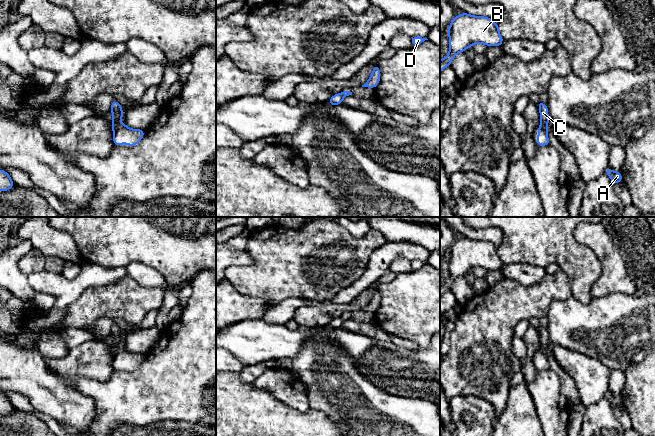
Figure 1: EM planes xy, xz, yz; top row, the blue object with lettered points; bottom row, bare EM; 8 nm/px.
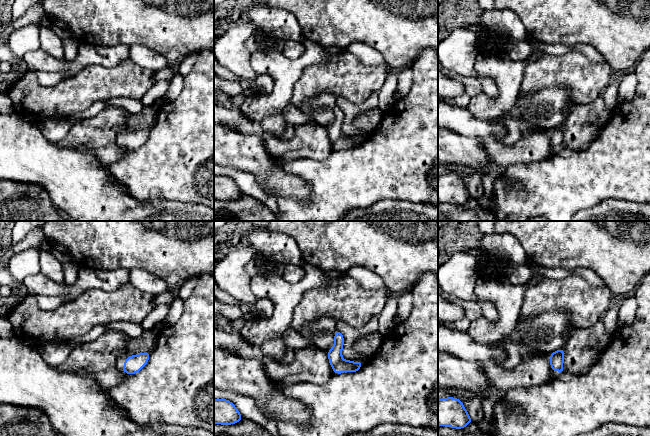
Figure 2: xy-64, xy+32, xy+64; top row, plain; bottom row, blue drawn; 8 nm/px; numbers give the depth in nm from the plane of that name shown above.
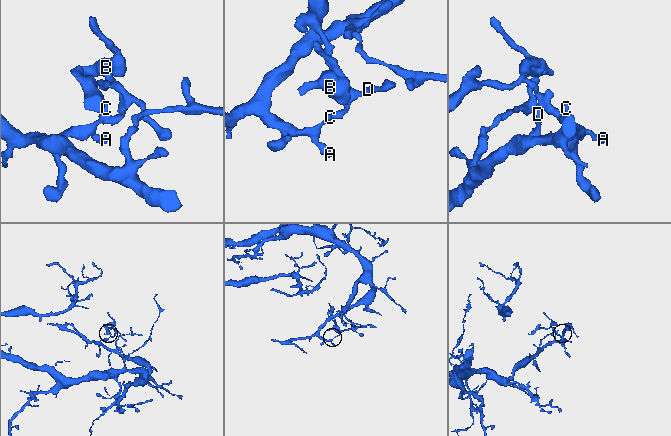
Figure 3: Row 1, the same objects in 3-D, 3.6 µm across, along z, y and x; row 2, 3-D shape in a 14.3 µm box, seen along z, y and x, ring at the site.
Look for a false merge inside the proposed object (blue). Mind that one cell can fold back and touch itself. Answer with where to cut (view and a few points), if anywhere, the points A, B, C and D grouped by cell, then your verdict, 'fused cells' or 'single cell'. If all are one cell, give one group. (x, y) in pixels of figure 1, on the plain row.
xy (120, 347), (114, 357) | A C / B D | fused cells

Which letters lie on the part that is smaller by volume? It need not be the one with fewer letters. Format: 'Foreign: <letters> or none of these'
Foreign: B, D

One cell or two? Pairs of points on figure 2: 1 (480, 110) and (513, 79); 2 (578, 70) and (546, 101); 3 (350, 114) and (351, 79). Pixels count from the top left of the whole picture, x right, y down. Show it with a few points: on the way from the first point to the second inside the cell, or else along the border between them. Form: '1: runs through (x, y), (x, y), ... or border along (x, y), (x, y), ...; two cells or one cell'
1: runs through (490, 107), (508, 89); one cell
2: border along (538, 89), (565, 87), (578, 103); two cells
3: border along (372, 93), (357, 104), (344, 98), (339, 98); two cells

